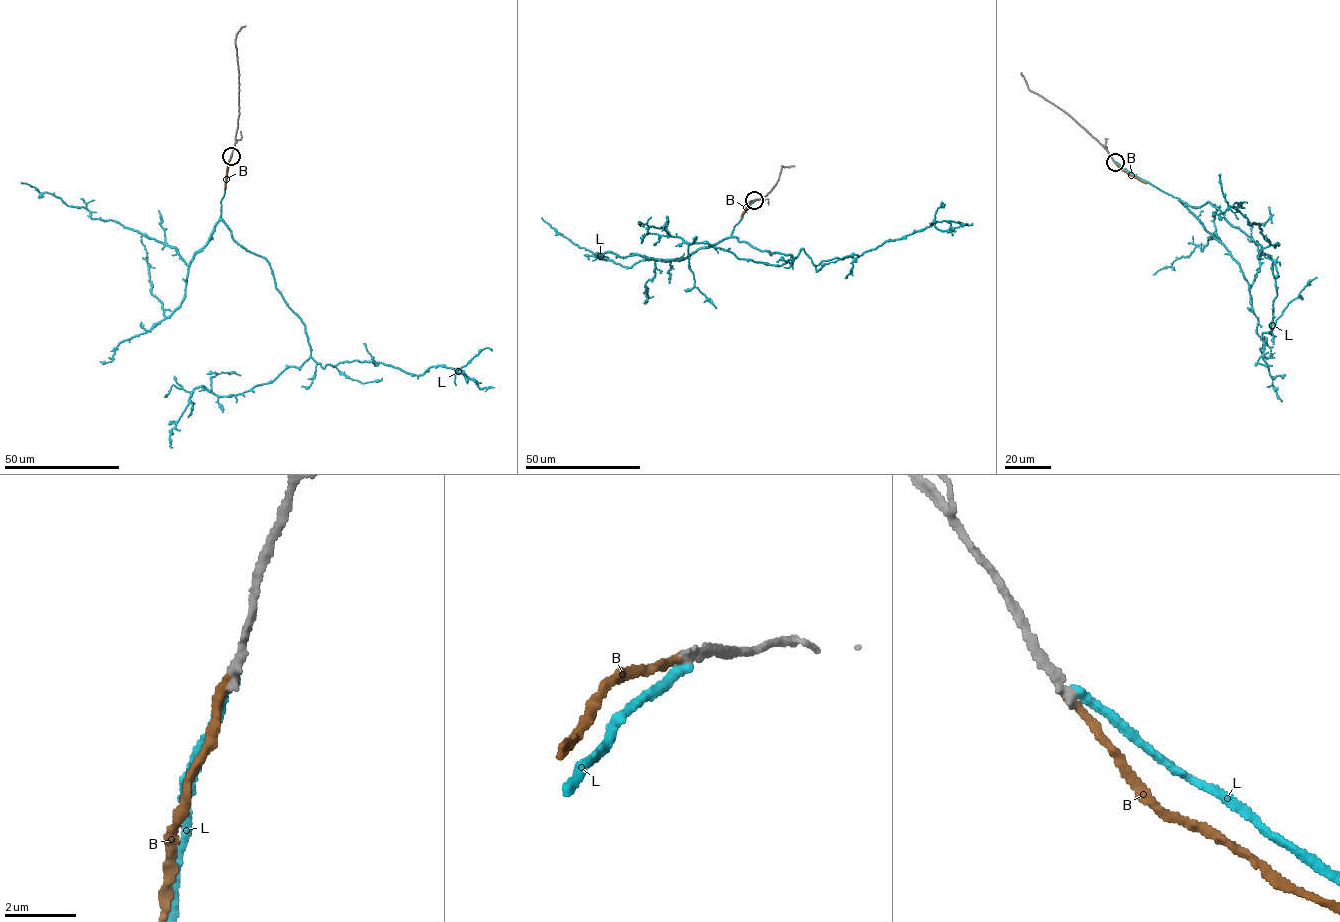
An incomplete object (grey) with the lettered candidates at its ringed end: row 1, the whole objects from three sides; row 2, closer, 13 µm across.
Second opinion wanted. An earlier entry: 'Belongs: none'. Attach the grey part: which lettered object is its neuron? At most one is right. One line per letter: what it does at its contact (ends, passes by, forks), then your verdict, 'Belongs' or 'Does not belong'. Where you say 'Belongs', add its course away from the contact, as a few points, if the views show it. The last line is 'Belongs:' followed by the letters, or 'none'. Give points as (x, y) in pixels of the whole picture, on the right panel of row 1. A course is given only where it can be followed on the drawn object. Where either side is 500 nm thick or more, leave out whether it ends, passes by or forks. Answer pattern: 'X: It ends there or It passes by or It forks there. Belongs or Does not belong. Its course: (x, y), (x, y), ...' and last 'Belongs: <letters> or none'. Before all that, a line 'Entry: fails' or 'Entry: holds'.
Entry: fails
B: It ends there. Belongs. Its course: (1115, 162), (1121, 170), (1146, 183)
L: It ends there. Does not belong
Belongs: B

